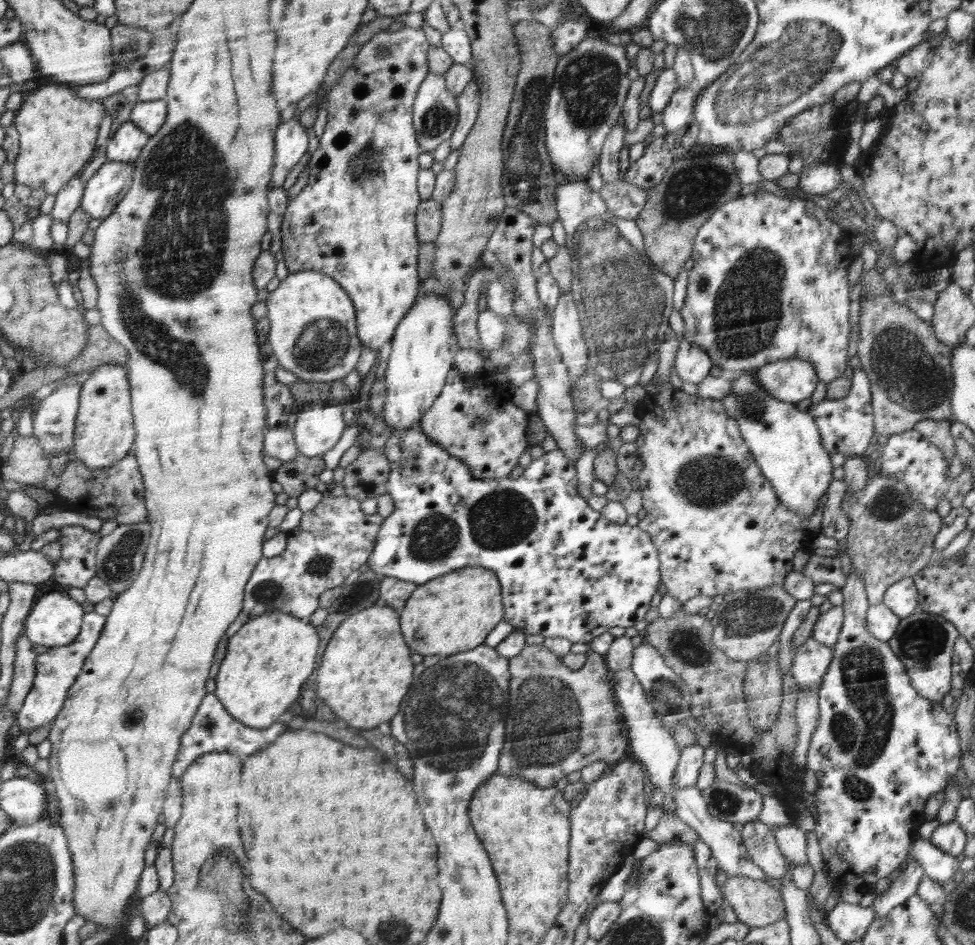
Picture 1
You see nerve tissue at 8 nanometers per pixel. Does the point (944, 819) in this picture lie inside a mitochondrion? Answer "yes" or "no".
no

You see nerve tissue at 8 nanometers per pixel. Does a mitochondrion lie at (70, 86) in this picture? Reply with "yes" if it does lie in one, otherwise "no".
no

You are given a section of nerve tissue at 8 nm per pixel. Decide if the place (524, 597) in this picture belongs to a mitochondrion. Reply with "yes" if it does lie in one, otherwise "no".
no

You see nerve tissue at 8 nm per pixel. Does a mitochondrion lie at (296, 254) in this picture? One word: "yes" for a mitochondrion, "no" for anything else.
no

